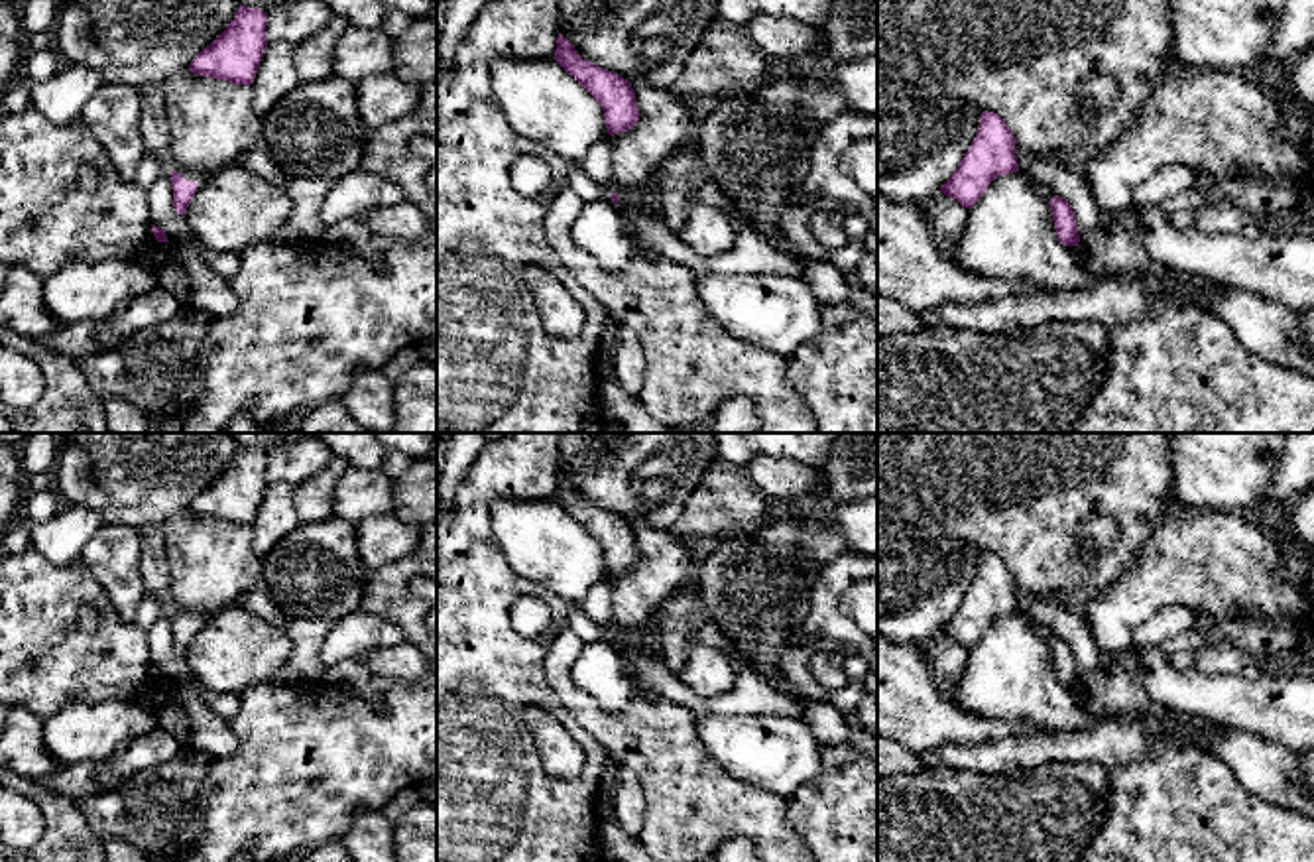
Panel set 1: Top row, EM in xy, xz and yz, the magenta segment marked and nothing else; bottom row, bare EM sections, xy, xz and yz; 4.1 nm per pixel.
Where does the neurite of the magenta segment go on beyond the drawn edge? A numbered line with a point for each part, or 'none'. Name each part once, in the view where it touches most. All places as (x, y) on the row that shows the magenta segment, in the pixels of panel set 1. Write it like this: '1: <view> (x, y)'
1: xy (201, 180)

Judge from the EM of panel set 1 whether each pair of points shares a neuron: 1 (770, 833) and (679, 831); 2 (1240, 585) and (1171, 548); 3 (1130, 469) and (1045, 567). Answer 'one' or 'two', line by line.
1: one
2: one
3: one

